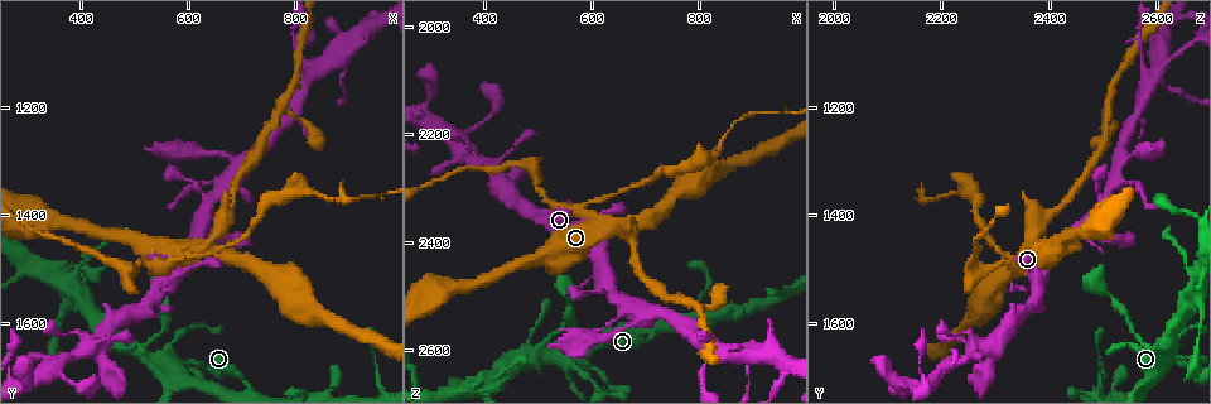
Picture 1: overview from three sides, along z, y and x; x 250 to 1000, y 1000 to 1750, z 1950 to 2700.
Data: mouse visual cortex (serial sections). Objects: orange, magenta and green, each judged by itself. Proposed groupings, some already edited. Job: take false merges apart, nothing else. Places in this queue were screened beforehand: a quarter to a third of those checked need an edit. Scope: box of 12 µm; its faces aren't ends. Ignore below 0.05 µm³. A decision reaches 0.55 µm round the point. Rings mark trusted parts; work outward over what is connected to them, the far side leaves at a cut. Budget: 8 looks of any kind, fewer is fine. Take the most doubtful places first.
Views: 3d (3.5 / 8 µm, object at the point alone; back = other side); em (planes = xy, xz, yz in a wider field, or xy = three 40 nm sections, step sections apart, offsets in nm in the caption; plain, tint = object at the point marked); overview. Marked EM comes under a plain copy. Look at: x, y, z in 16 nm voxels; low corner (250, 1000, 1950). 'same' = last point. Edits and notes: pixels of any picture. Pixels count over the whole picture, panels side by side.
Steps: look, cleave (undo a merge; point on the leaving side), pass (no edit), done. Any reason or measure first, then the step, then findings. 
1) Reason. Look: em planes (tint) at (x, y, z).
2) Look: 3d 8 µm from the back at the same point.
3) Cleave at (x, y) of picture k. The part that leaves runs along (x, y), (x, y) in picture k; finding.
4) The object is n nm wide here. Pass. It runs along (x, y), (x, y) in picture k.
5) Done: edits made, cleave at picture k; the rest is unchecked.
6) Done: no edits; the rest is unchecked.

Sharp bend. Look: 3d 8 µm at (590, 1480, 2330).

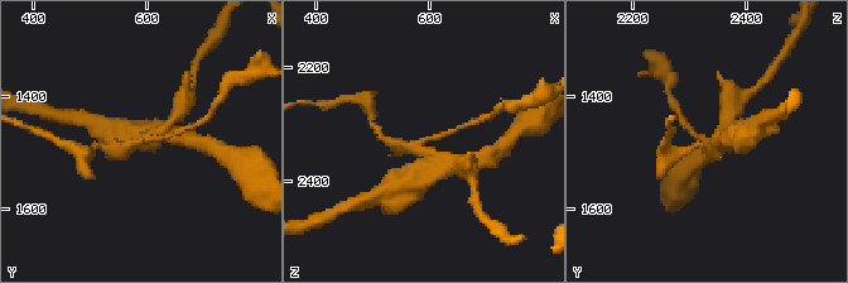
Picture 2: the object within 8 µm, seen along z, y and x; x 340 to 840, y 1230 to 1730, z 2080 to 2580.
Closer look. Look: 3d 3.5 µm at (590, 1475, 2335).

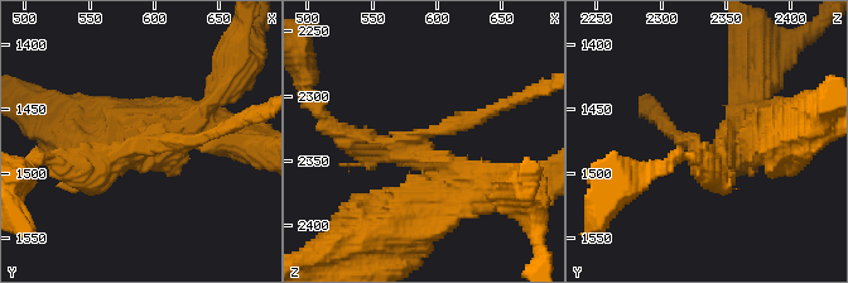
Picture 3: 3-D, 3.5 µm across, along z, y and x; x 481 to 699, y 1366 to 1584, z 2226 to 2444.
3 arms meet here; the arms are 150, 350, 450 nm wide. Look: em xy step 3 (tint) at (592, 1480, 2330).

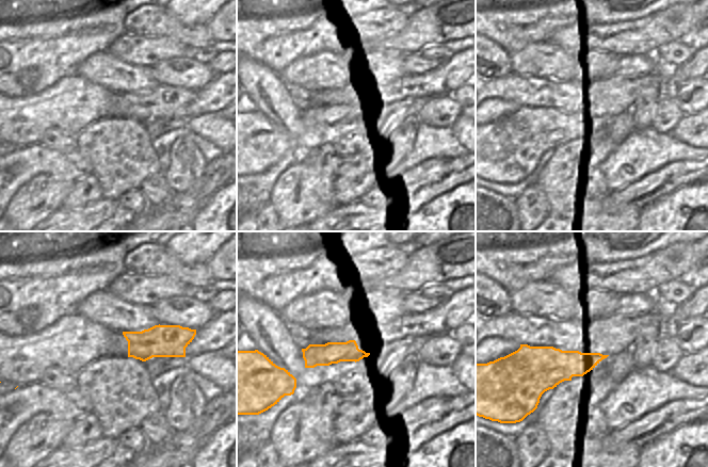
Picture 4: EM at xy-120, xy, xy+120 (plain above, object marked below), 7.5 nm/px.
Cleave at (234, 78) of picture 3. The part that leaves runs along (428, 172), (420, 139), (497, 108) in picture 3; two cells meet here.

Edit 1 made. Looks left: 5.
Look: overview.

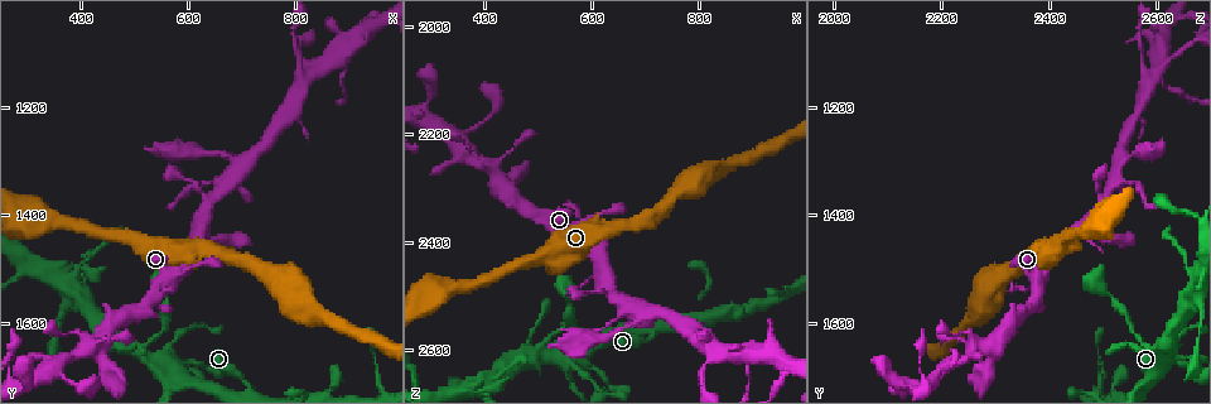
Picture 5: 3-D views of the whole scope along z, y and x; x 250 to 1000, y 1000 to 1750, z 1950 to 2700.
Calibre changes. Look: 3d 3.5 µm at (680, 1340, 2515).

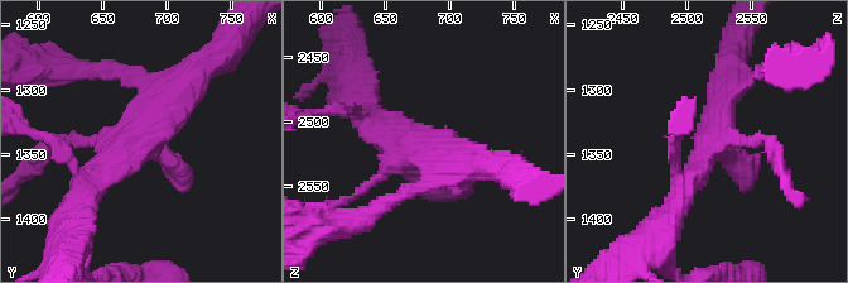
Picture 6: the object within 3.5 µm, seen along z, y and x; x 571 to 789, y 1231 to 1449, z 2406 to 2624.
Now the EM. Look: em xy step 1 (tint) at (678, 1336, 2522).

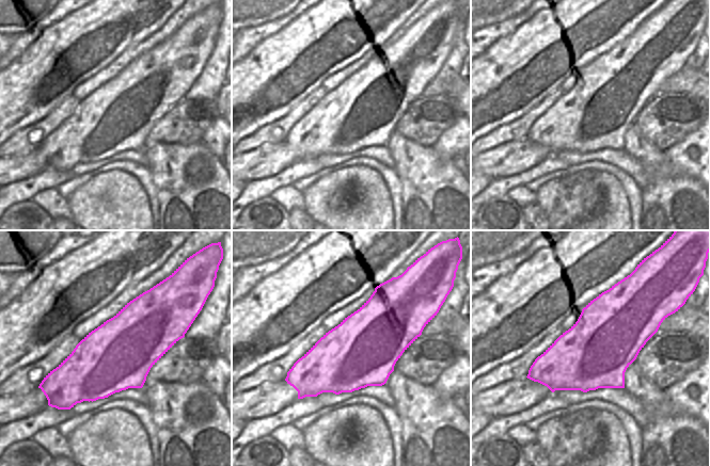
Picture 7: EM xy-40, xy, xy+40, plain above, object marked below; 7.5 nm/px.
Pass. It runs along (83, 196), (196, 76) in picture 6; continuous, no second cell.

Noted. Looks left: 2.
Arms run side by side. Look: 3d 8 µm at (895, 1085, 2605).

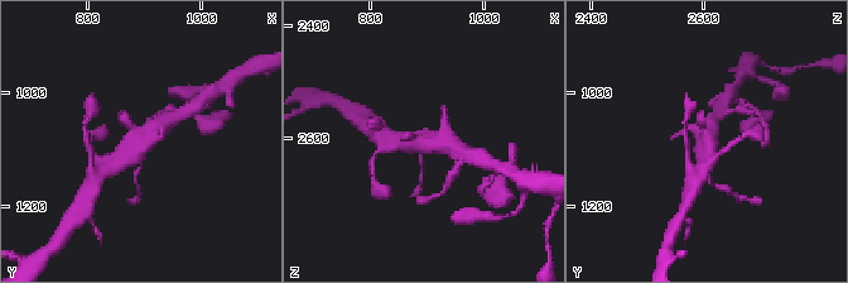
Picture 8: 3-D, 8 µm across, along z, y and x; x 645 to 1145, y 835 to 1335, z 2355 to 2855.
Shape alone is not enough. Look: em xy step 1 (tint) at (895, 1085, 2605).

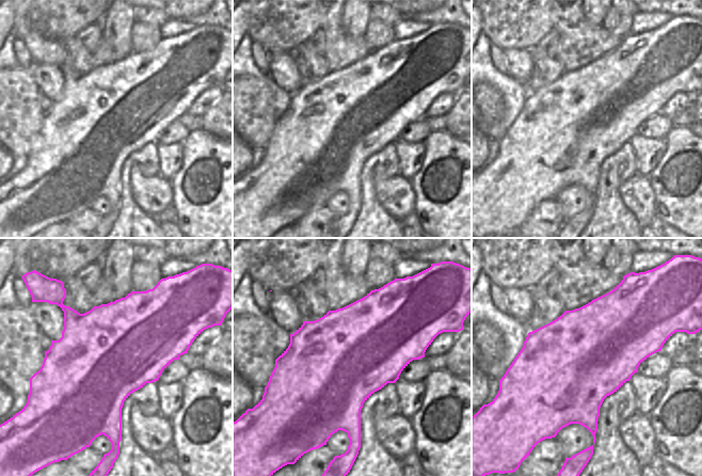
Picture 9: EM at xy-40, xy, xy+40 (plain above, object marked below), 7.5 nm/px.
The object is 700 nm wide here. Pass. It runs along (112, 168), (170, 121) in picture 8; continuous, no second cell.

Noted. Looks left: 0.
Done: edits made, cleave at picture 3; the rest is unchecked.

